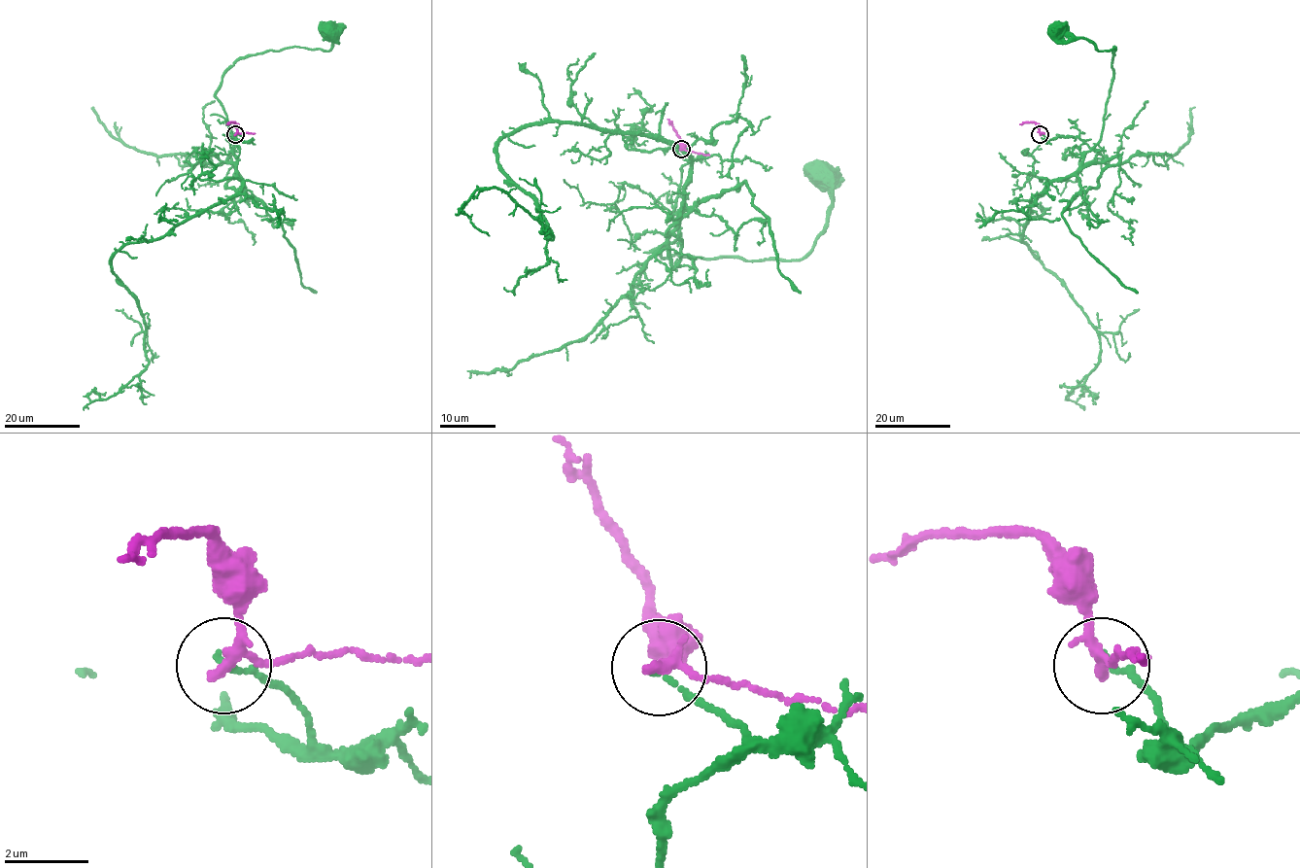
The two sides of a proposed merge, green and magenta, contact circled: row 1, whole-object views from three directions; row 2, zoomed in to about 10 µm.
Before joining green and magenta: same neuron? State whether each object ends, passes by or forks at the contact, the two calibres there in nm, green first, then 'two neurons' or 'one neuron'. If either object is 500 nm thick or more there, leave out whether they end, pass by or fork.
green ends | magenta passes by | 130/240 nm | two neurons

